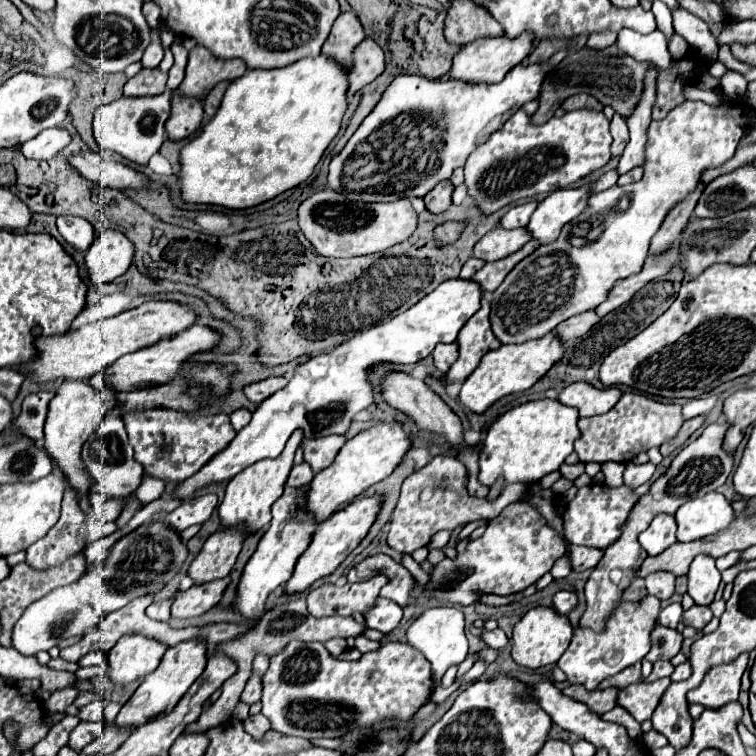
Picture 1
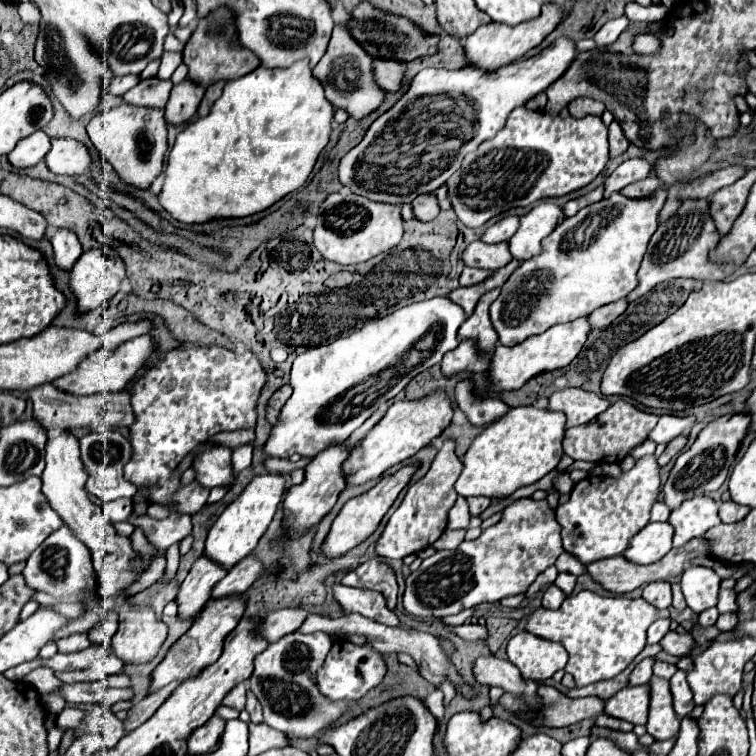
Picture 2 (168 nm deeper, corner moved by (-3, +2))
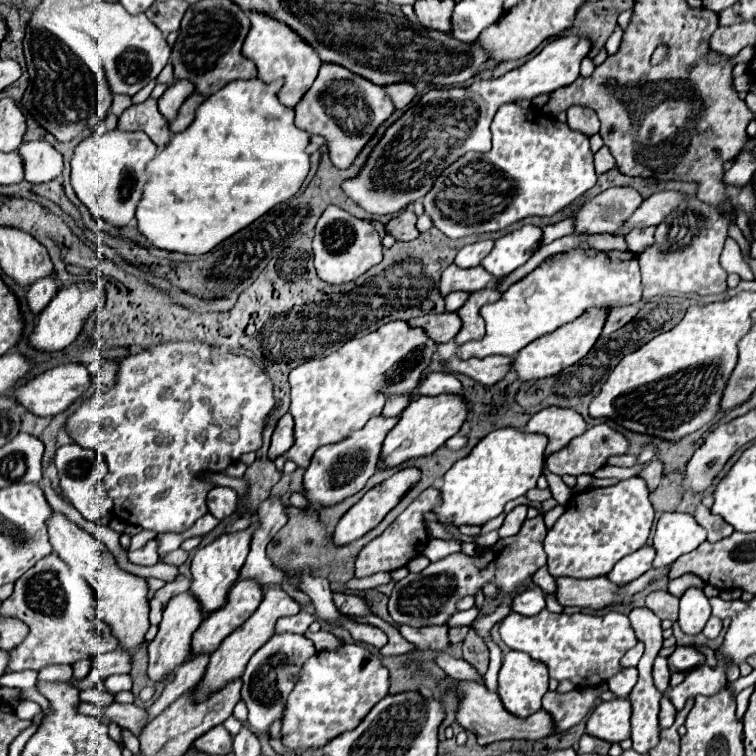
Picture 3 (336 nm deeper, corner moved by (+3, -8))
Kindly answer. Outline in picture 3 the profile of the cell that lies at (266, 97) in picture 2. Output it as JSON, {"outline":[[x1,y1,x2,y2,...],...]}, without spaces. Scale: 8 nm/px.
{"outline":[[252,78,252,80,234,80,228,82,224,88,220,88,216,94,208,96,196,110,196,120,180,134,174,134,172,140,168,142,166,148,162,148,146,166,146,184,144,184,144,192,140,196,140,202,136,206,136,220,138,220,138,230,140,234,156,248,160,250,168,250,168,252,182,252,182,254,206,254,210,252,214,246,218,246,220,242,224,242,226,238,230,238,232,234,240,232,242,228,250,226,254,220,258,220,260,216,264,216,268,210,272,210,276,204,290,200,302,186,308,170,310,170,310,156,306,154,306,146,310,142,310,134,296,128,294,124,294,110,286,108,284,104,278,102,276,92,280,90,278,82,272,82,270,86,262,84,260,78]]}

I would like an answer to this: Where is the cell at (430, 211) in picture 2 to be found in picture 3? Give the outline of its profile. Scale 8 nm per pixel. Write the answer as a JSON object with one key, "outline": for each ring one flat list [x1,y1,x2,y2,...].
{"outline":[[404,210,400,214,396,214,388,224,386,224,386,234,394,236,396,240,414,240,418,238,418,230,416,230,416,214,412,210]]}

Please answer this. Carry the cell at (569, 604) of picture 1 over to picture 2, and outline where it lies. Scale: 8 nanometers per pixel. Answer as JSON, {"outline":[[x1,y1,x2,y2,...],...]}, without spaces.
{"outline":[[550,586,550,588,544,592,542,606,544,606,544,608,550,608,550,610,558,610,564,600,566,600,566,594,564,594,558,586]]}

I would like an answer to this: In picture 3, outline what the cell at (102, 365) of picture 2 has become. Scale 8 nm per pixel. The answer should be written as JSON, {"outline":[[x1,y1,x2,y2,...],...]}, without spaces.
{"outline":[[60,364,60,366,54,366,38,376,34,376,26,384,22,384,20,388,16,388,12,398,34,416,56,416,56,414,64,412,76,398,80,398,90,388,90,384,92,384,92,374,88,372,86,366]]}

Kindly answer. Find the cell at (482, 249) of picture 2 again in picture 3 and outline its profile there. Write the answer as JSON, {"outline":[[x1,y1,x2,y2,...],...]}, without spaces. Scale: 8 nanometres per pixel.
{"outline":[[452,264,442,272,438,292,442,296,448,296,450,292,460,292,460,290,462,292,476,292,486,286,492,286,492,282,494,282,492,276,488,276,488,272,484,272,484,268,480,268,480,266,462,270]]}

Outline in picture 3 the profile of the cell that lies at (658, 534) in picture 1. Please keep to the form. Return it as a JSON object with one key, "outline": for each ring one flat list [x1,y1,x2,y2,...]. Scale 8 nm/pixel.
{"outline":[[644,546,640,548,640,552,634,552,632,556,624,556,624,560,620,560,620,564,616,564,616,568,612,568,612,572,608,574,608,580,624,586,632,580,636,580,638,576,642,576,644,572,648,572,652,568,652,560,654,560,654,548,652,546]]}

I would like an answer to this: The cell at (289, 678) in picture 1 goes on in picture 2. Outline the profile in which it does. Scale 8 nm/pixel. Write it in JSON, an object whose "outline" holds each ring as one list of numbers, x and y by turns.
{"outline":[[322,632,286,634,278,642,270,644,262,654,258,654,258,658,254,660,254,674,250,676,248,684,262,704,264,722,268,726,284,734,314,738,326,732,346,710,358,704,348,700,334,702,318,690,316,678,318,670,324,664,326,654,328,654,328,636]]}

